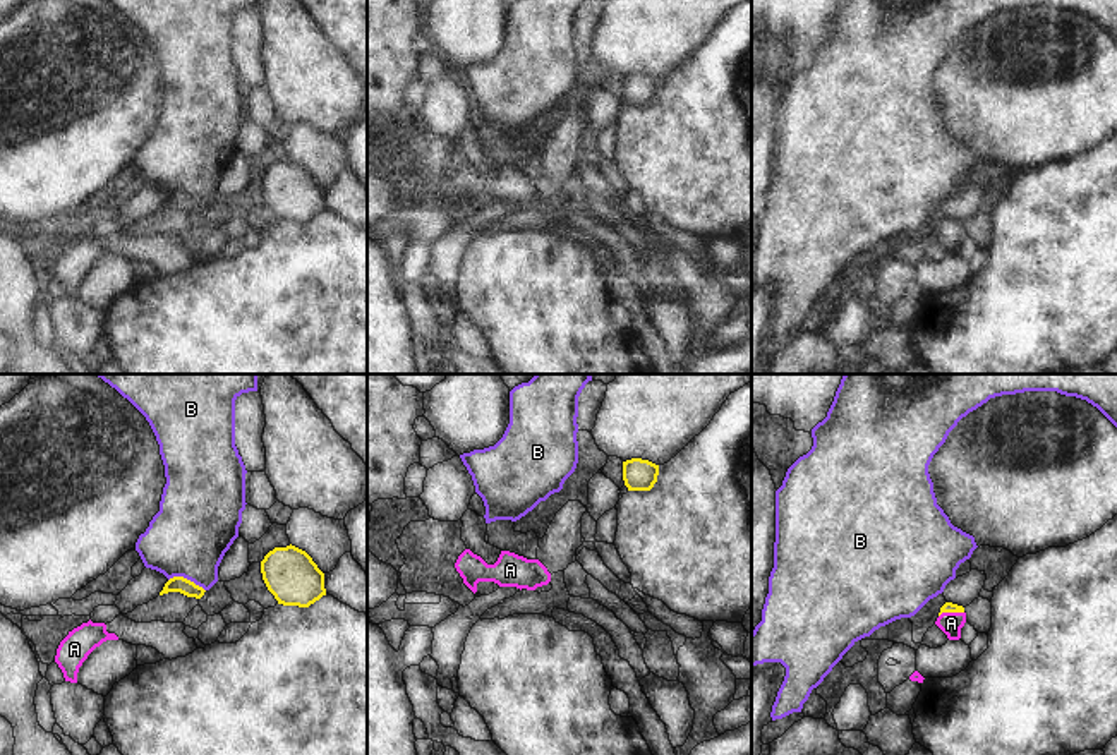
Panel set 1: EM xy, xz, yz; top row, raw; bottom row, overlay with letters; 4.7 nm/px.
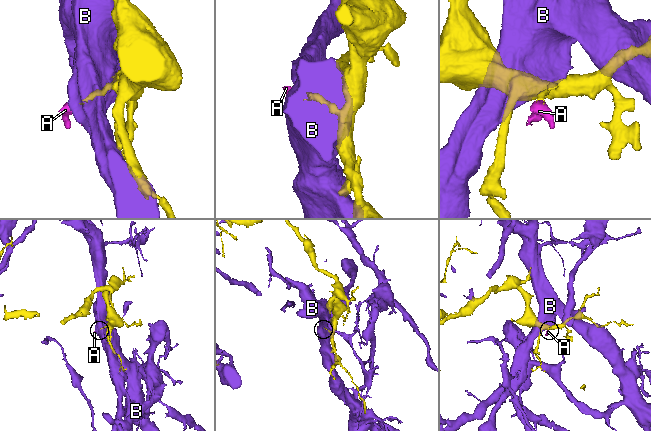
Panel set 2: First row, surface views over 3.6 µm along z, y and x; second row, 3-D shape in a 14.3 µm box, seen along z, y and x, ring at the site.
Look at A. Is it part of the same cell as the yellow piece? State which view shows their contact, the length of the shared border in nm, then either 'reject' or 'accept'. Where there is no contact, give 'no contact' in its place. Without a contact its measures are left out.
meets yellow in yz; contact 120 nm long; accept

